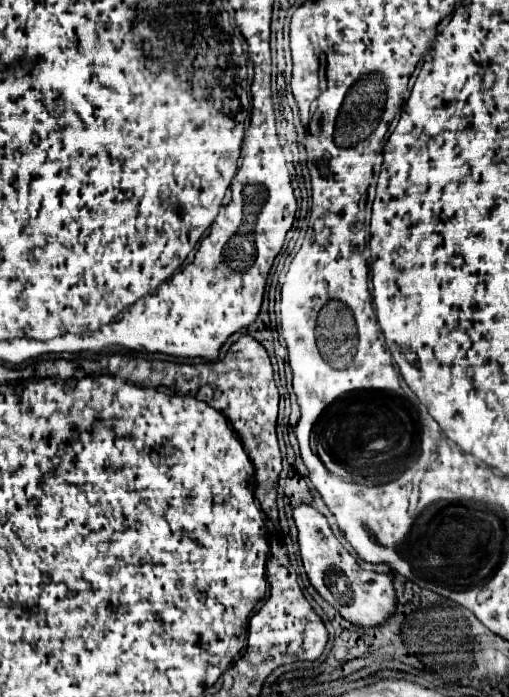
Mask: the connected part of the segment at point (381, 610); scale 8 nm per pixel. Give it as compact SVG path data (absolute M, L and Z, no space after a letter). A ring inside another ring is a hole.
M307 502L293 504L293 520L297 526L299 554L313 588L341 612L343 618L357 626L377 626L395 610L395 590L387 574L365 570L335 538L327 518Z

